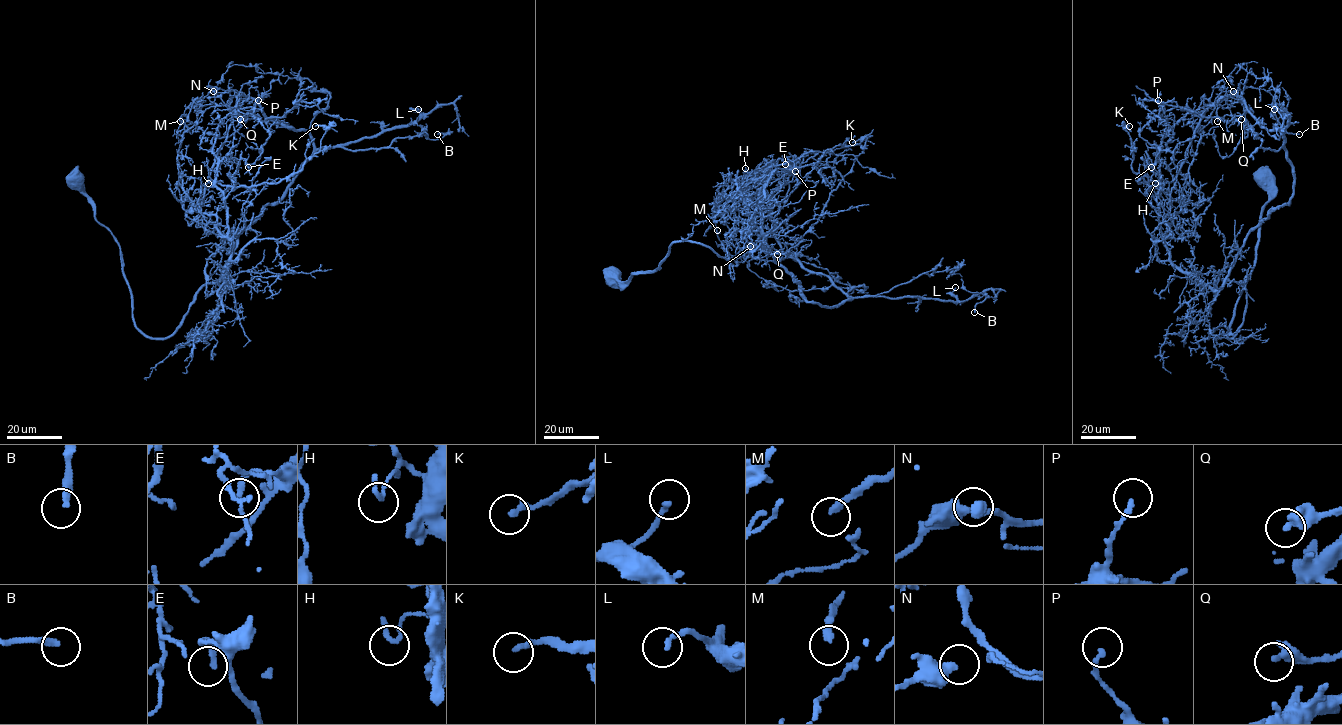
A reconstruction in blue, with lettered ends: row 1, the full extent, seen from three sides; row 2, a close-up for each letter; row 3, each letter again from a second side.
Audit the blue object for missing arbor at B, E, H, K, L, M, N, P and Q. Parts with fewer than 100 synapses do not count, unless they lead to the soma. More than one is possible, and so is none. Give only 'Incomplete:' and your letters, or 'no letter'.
Incomplete: no letter

